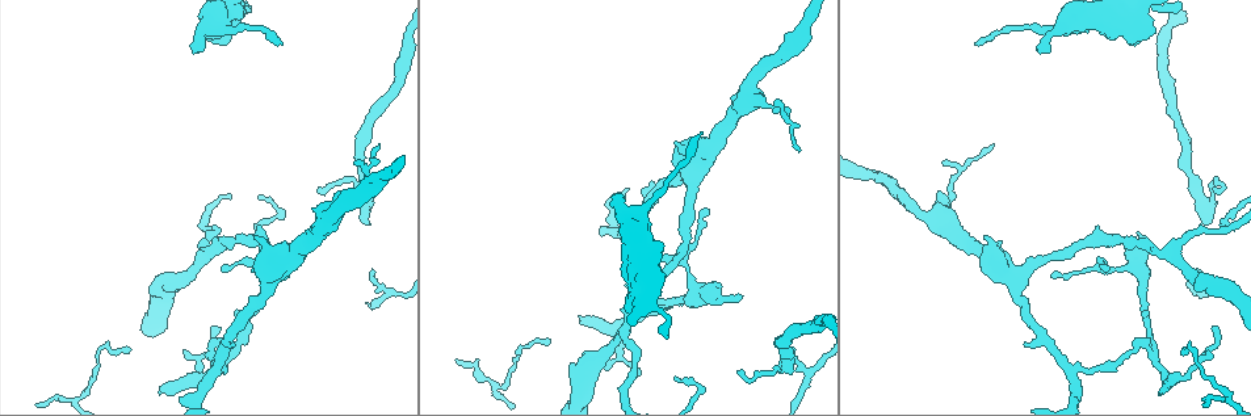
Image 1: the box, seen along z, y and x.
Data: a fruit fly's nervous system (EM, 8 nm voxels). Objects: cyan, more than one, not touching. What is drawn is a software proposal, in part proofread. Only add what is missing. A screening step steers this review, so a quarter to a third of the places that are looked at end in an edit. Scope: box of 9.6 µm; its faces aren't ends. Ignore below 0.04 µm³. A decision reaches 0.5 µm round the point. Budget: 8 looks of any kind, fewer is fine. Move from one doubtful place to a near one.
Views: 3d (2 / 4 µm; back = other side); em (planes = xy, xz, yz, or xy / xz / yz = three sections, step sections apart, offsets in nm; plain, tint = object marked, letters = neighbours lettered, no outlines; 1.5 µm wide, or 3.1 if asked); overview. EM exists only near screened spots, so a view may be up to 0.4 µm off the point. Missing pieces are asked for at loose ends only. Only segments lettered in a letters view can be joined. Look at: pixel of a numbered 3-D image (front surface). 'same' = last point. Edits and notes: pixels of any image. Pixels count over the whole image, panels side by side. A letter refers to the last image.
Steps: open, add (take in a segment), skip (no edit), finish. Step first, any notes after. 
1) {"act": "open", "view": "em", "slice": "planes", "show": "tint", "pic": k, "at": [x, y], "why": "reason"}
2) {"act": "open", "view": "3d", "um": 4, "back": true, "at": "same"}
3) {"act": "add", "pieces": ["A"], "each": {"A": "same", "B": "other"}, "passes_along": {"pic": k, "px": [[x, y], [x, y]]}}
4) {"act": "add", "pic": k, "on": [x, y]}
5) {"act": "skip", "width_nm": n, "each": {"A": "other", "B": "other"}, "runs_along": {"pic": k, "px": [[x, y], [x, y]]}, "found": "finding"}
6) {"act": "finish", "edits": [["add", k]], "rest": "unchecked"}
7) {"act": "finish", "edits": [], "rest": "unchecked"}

{"act": "open", "view": "em", "slice": "planes", "show": "letters", "pic": 1, "at": [612, 194], "why": "free end"}

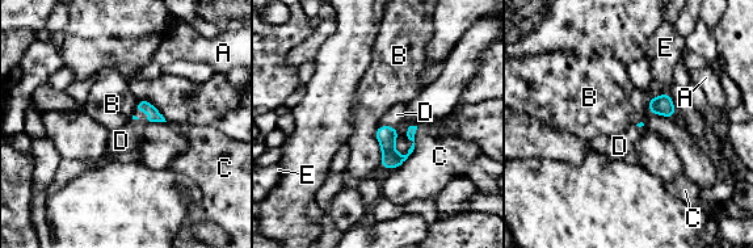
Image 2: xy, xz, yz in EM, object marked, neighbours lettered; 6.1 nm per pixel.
{"act": "add", "pieces": ["D"], "each": {"A": "other", "B": "other", "C": "other", "D": "same", "E": "other"}, "passes_along": {"pic": 2, "px": [[386, 135], [390, 126], [396, 114]]}, "found": "the neuron continues"}

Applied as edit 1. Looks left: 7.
{"act": "open", "view": "3d", "um": 2, "pic": 1, "at": [1203, 222], "why": "free end"}

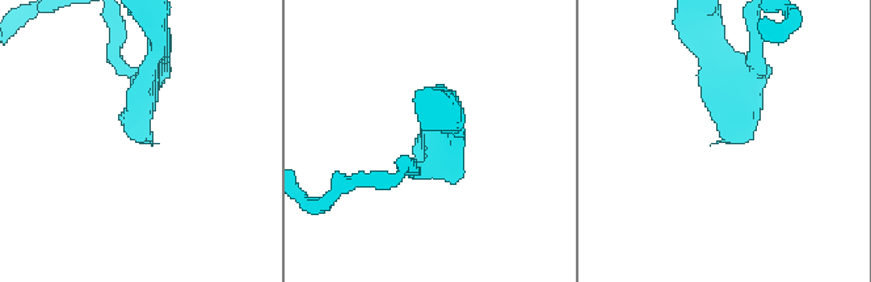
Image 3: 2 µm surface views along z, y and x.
{"act": "open", "view": "em", "slice": "planes", "show": "letters", "pic": 3, "at": [148, 139]}

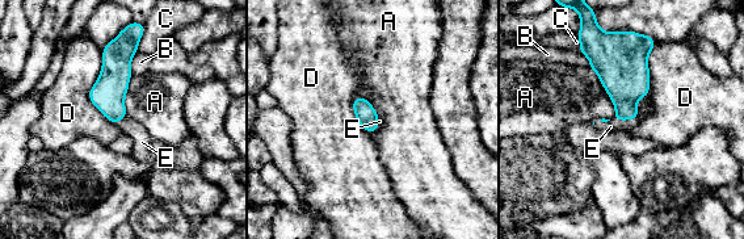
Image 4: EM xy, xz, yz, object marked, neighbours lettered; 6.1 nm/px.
{"act": "add", "pieces": ["E"], "each": {"A": "other", "B": "other", "C": "other", "D": "other", "E": "same"}, "passes_along": {"pic": 4, "px": [[626, 78], [626, 118], [610, 126]]}, "found": "it goes on there"}

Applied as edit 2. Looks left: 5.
{"act": "open", "view": "em", "slice": "planes", "show": "letters", "pic": 1, "at": [608, 364], "why": "branch stops here"}

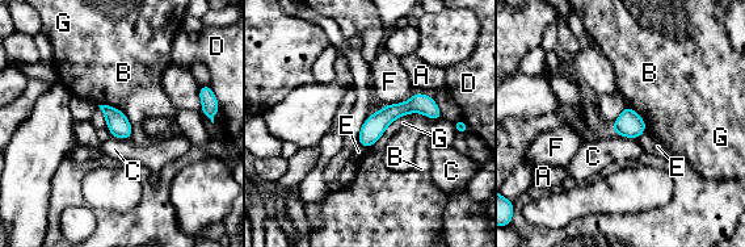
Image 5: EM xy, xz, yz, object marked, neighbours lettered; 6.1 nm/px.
{"act": "skip", "longest_contact_nm": ["B", 260], "each": {"A": "other", "B": "other", "C": "other", "D": "other", "E": "other", "F": "other", "G": "other"}, "runs_along": {"pic": 5, "px": [[438, 116], [394, 111], [361, 141]]}, "found": "no lettered segment goes on from it"}

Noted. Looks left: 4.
{"act": "finish", "edits": [["add", 2], ["add", 4]], "rest": "unchecked"}

